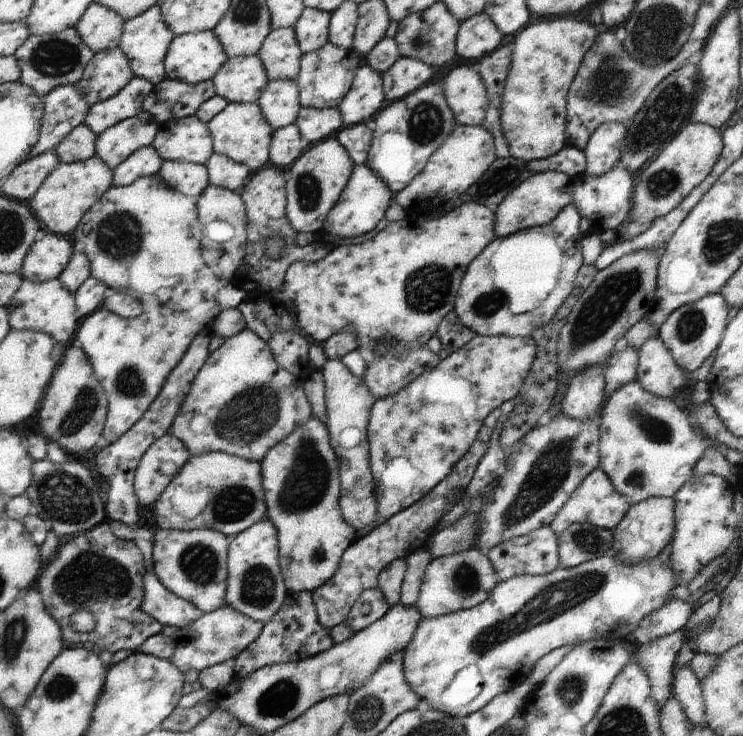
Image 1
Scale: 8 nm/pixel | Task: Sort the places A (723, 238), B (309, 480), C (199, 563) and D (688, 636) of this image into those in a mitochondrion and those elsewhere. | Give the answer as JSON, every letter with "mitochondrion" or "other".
{"A":"mitochondrion","B":"mitochondrion","C":"mitochondrion","D":"other"}

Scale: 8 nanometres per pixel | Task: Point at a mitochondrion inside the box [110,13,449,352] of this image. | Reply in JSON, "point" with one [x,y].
{"point":[426,122]}

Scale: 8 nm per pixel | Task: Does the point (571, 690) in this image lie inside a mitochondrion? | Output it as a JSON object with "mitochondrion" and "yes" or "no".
{"mitochondrion":"yes"}

